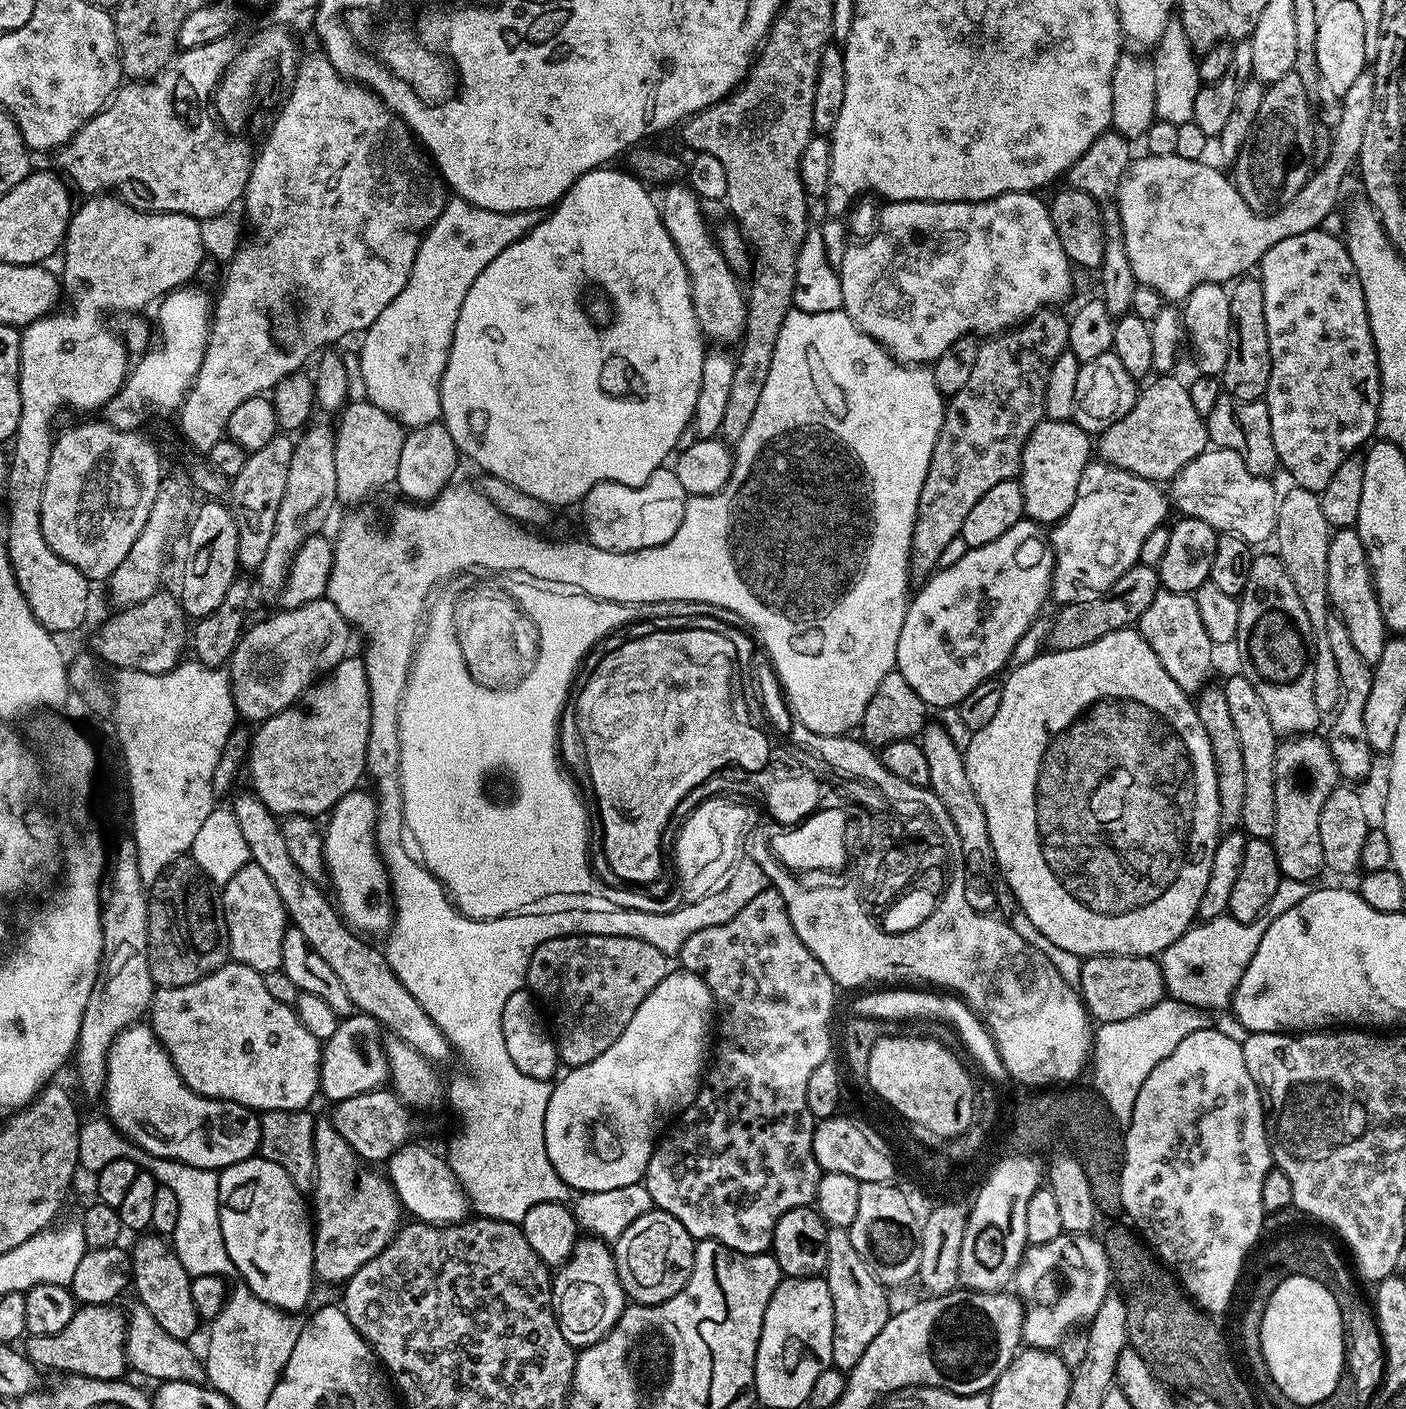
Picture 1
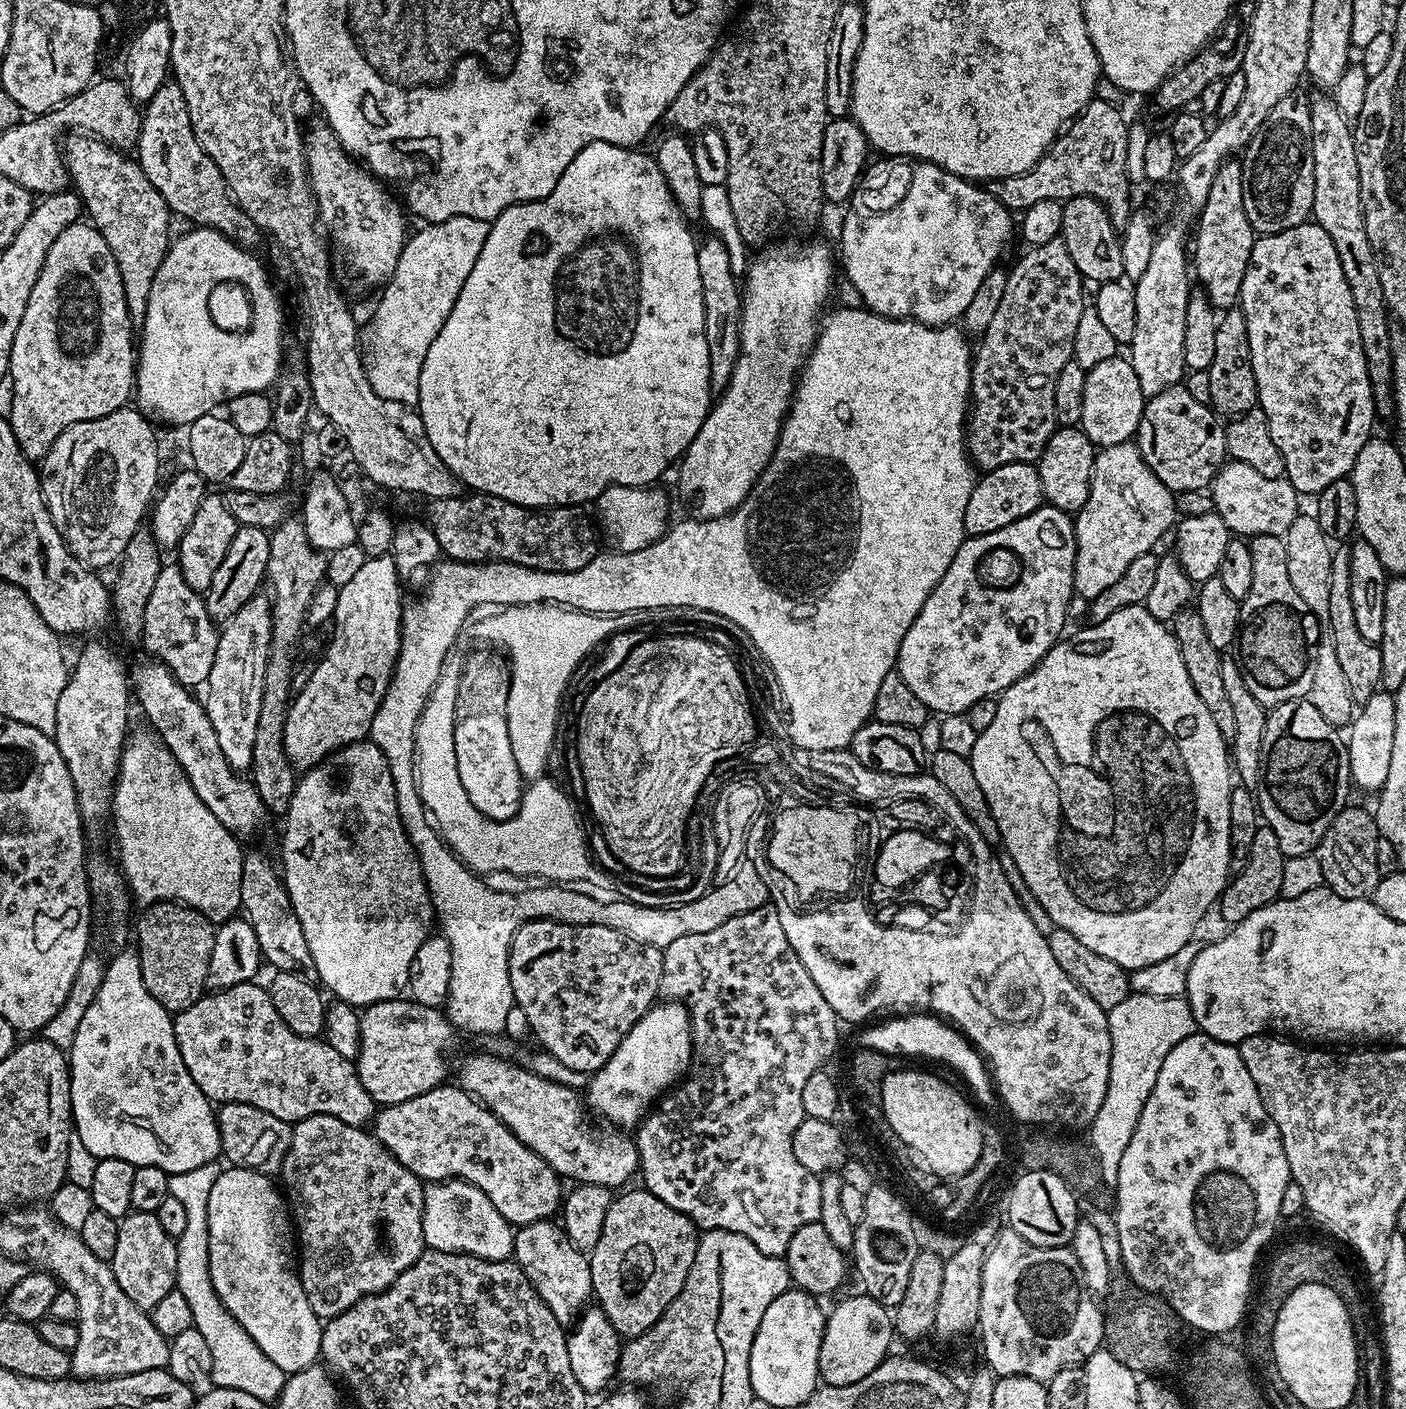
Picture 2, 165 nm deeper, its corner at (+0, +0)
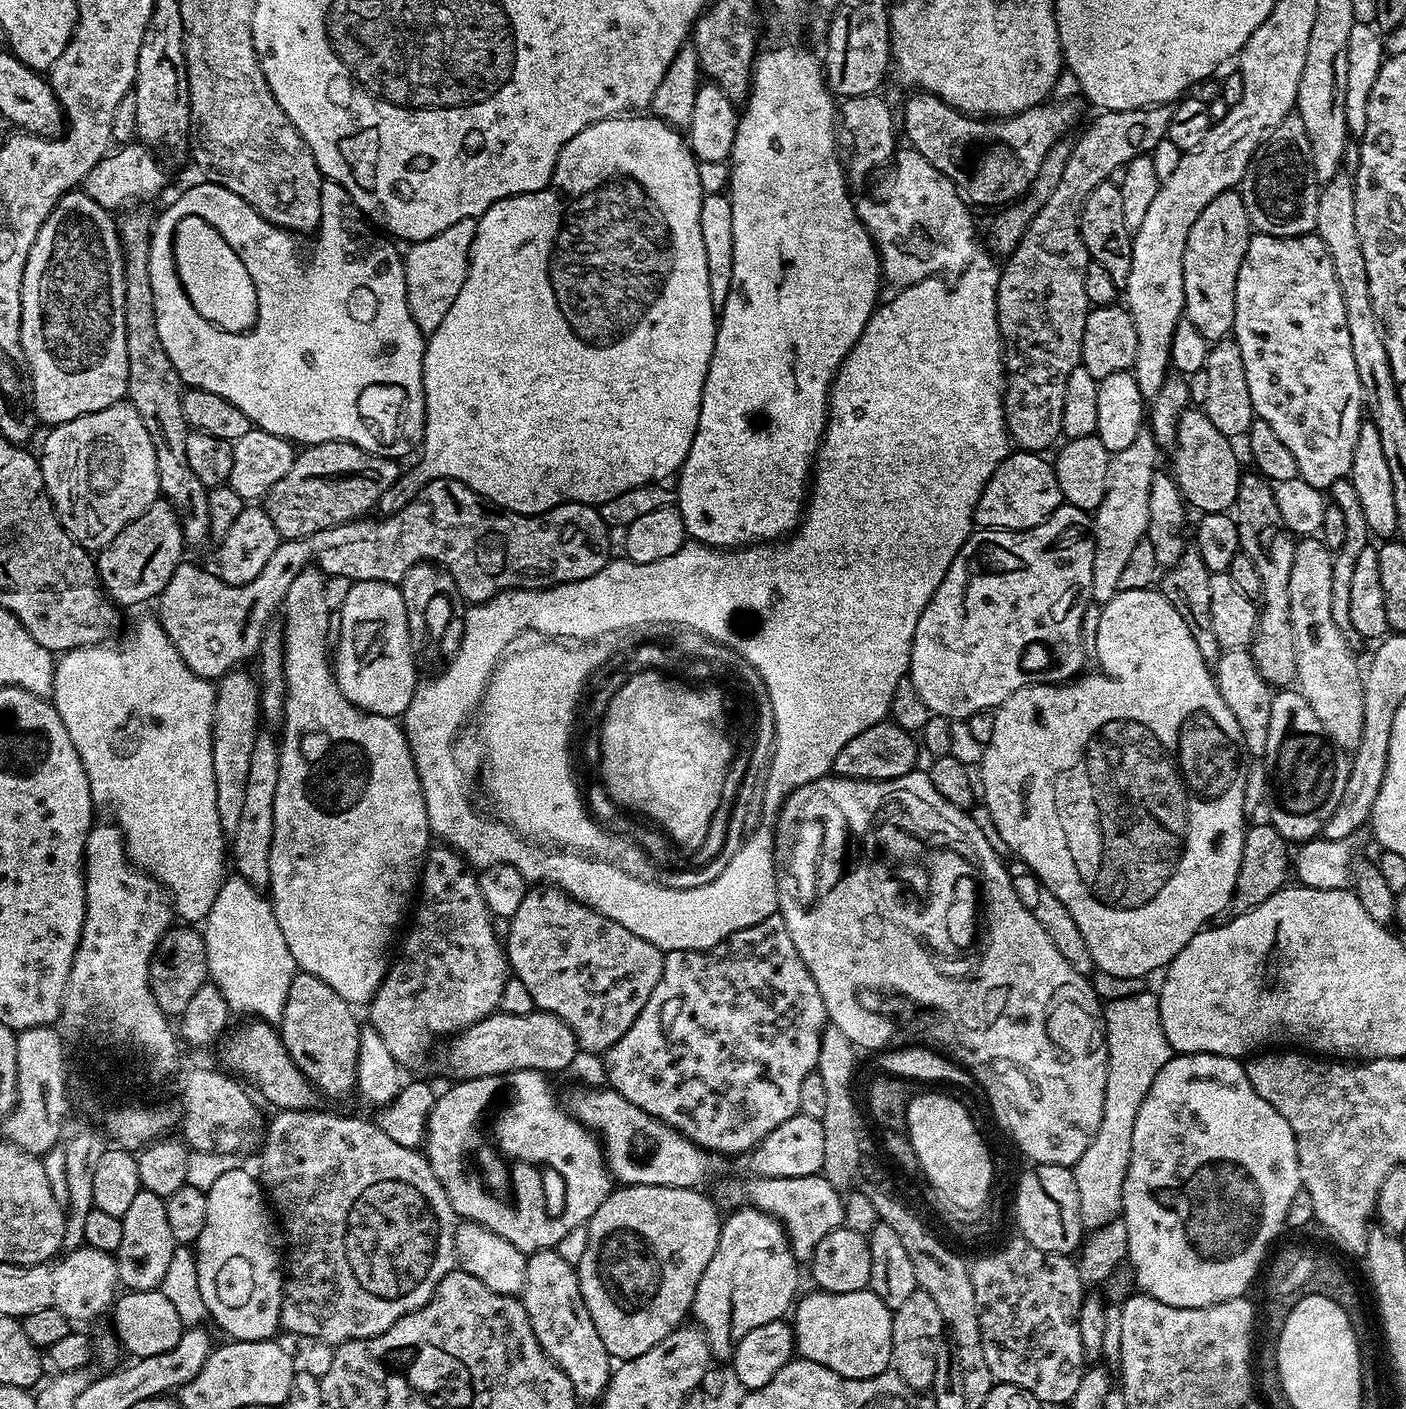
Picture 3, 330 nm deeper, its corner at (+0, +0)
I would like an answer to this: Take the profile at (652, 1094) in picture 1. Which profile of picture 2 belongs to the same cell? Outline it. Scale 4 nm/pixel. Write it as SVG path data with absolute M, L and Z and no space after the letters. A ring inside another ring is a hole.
M657 1002L622 1038L607 1062L591 1073L587 1107L617 1129L635 1129L653 1105L687 1073L691 1063L692 1023L687 1008L675 1002Z

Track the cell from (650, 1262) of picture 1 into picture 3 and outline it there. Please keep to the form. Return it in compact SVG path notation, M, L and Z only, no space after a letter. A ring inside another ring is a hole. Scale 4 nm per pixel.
M641 1184L616 1186L606 1198L606 1202L602 1202L602 1206L598 1206L598 1210L594 1210L594 1214L588 1220L586 1251L582 1253L582 1262L575 1265L576 1277L580 1283L582 1298L586 1302L586 1310L590 1310L594 1330L598 1330L598 1338L602 1338L602 1346L606 1346L609 1357L623 1362L630 1358L638 1358L638 1354L646 1354L646 1350L650 1350L650 1346L658 1346L658 1342L662 1342L662 1338L666 1338L666 1334L681 1327L685 1323L684 1315L687 1317L691 1313L698 1282L702 1282L702 1270L706 1270L710 1258L714 1258L714 1250L718 1246L722 1223L721 1209L718 1207L717 1201L711 1195L703 1196L700 1192L703 1191L696 1188L675 1188L674 1186L642 1186Z

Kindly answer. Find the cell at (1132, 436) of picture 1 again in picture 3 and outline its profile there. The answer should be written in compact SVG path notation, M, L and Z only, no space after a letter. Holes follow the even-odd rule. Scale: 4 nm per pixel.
M1185 410L1177 424L1177 438L1171 449L1171 475L1176 478L1185 501L1197 508L1197 513L1228 512L1235 505L1242 467L1236 452L1232 449L1233 441L1222 435L1214 422L1202 410Z

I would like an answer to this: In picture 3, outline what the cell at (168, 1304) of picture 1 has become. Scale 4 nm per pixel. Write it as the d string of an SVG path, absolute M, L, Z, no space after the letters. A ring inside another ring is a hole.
M141 1190L134 1194L134 1202L126 1210L126 1214L120 1217L122 1222L122 1246L114 1253L116 1269L120 1275L120 1284L125 1289L134 1292L151 1292L159 1289L160 1283L166 1278L166 1270L170 1267L170 1258L174 1258L178 1247L174 1234L170 1234L170 1222L166 1222L165 1197L158 1194L150 1194Z

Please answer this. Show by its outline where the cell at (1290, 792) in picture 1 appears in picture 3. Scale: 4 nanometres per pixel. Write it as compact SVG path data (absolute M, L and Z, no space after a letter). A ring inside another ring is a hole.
M1299 690L1277 691L1272 697L1270 734L1266 738L1263 760L1267 764L1270 804L1272 802L1270 823L1276 827L1278 834L1284 836L1285 840L1303 842L1313 840L1323 833L1324 824L1334 814L1348 778L1349 765L1339 764L1336 761L1336 755L1338 755L1337 749L1325 734L1322 722L1318 722L1318 714L1310 710L1310 702L1306 702L1302 693Z

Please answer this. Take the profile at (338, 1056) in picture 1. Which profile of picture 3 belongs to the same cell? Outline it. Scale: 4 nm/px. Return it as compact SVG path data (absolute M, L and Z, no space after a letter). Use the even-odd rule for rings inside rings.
M497 1010L447 1041L448 1072L457 1081L501 1076L518 1070L545 1074L571 1069L578 1045L570 1026L549 1012L504 1012Z

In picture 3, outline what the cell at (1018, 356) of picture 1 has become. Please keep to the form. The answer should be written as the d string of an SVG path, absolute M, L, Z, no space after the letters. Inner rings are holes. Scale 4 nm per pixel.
M1166 104L1126 112L1101 111L1100 116L1080 137L1075 137L1072 153L1062 170L1062 178L1046 206L1028 224L1022 242L1003 261L996 291L996 321L1004 350L1004 424L1011 443L1025 452L1043 453L1062 436L1062 406L1066 402L1066 382L1074 369L1081 367L1080 351L1090 305L1086 298L1086 266L1090 257L1082 242L1080 215L1086 198L1102 182L1112 180L1134 158L1150 154L1166 139L1173 109Z

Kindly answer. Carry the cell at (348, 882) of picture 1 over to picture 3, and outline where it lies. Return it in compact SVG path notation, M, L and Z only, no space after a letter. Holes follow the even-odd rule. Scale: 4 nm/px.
M316 566L302 569L298 578L294 578L294 582L290 582L290 590L286 590L286 598L282 605L284 677L288 689L284 695L284 719L282 721L284 737L281 735L278 740L280 769L278 770L278 790L274 790L274 838L270 846L270 882L268 885L272 909L278 918L278 926L282 926L282 938L286 938L286 946L290 946L290 954L294 954L297 969L308 972L311 976L322 978L322 982L326 982L326 986L330 986L330 990L337 992L349 1004L364 1006L371 1001L372 995L384 981L384 975L388 973L390 957L394 952L392 939L395 938L396 931L398 931L398 936L413 907L414 897L417 895L424 870L424 860L428 856L430 833L418 770L403 727L393 717L362 711L345 698L342 690L338 690L336 673L330 663L328 631L330 630L332 612L333 609L326 606L326 577L324 573Z

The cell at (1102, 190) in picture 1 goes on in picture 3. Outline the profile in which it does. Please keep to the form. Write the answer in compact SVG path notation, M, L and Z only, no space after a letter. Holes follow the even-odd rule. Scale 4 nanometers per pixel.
M919 90L911 93L912 97L904 104L904 120L902 116L902 136L904 136L907 143L918 154L922 154L922 158L926 158L926 162L930 162L930 166L934 166L934 170L938 170L942 174L946 174L946 178L950 178L950 182L954 182L956 187L960 189L965 200L969 205L977 206L976 204L996 204L995 206L1007 206L1020 199L1025 192L1031 188L1034 178L1038 174L1040 164L1046 158L1046 154L1050 150L1050 146L1057 144L1061 138L1069 135L1068 131L1075 126L1080 120L1080 104L1081 101L1076 98L1064 98L1059 102L1060 104L1052 104L1053 102L1045 102L1037 104L1035 108L1028 108L1025 112L1019 112L1017 116L1008 116L1005 118L977 118L975 116L968 116L965 112L959 112L956 108L951 108L946 102L942 102L936 96L929 96L927 92Z

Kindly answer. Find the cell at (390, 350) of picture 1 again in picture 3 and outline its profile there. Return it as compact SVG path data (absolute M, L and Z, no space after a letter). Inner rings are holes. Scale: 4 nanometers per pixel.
M475 219L454 222L454 226L434 234L434 238L415 241L403 257L412 323L418 325L421 332L431 334L438 330L450 306L454 306L454 298L458 298L458 290L462 290L462 282L466 282L468 257L472 254L475 233Z

